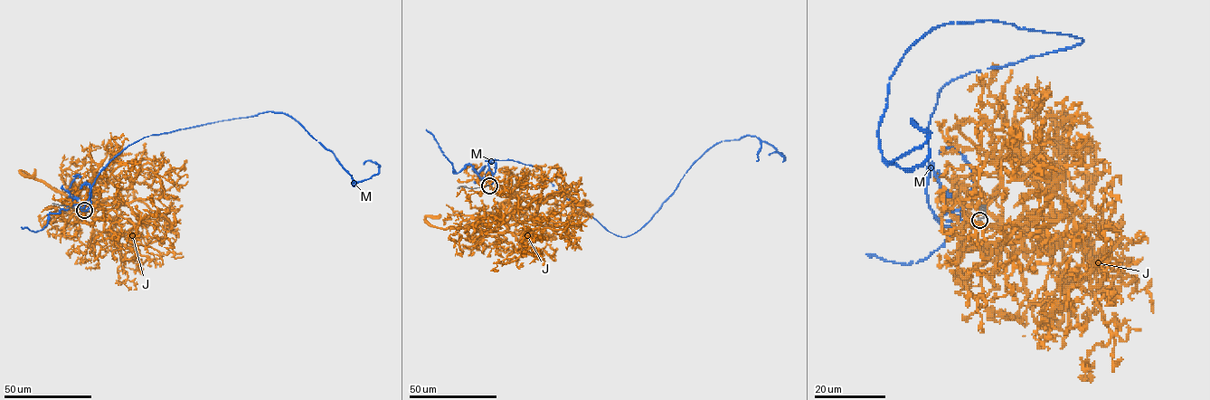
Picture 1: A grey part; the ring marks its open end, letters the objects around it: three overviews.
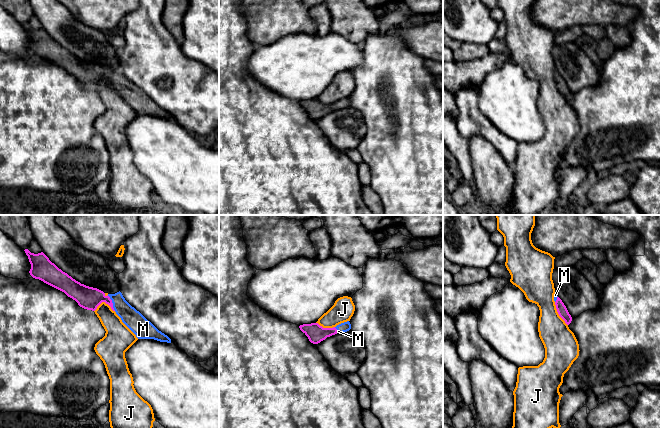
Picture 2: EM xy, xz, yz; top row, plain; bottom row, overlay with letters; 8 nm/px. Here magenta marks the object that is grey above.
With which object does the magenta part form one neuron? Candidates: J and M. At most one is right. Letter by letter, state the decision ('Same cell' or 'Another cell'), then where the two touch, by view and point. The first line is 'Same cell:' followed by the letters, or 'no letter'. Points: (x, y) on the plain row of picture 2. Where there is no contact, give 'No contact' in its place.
Same cell: M
J: Another cell. Touches magenta at yz (558, 89)
M: Same cell. Touches magenta at xy (112, 79)

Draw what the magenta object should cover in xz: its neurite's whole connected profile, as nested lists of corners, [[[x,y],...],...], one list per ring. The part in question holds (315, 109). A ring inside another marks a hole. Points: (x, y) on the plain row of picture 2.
[[[347,97],[333,104],[323,104],[318,99],[311,99],[300,101],[299,104],[308,113],[311,119],[318,120],[327,113],[349,107],[351,100]]]

